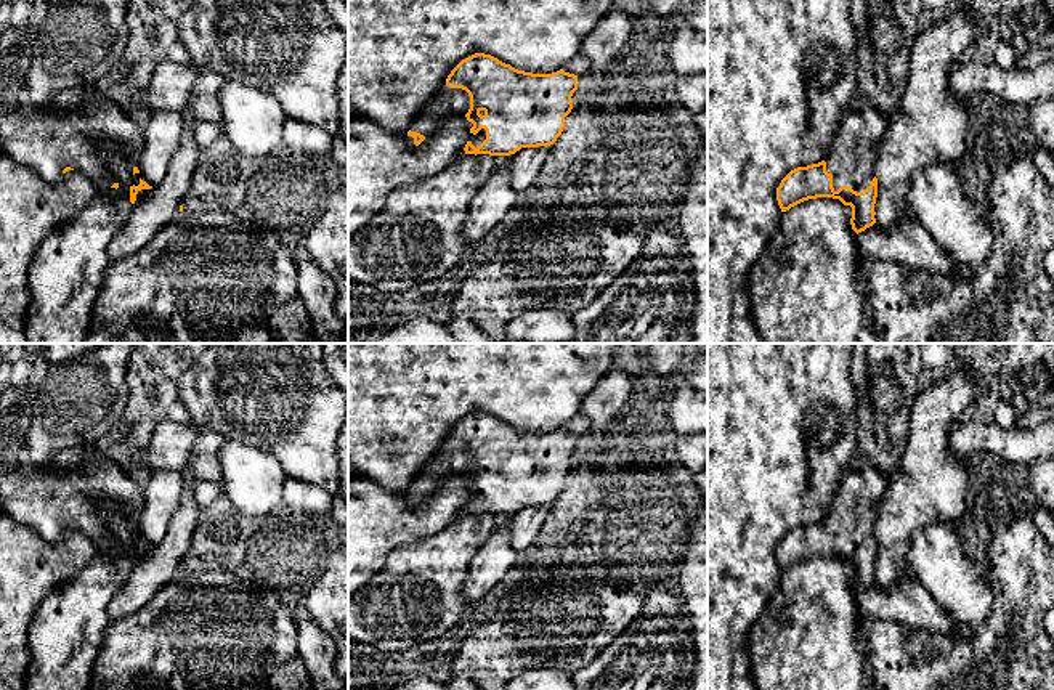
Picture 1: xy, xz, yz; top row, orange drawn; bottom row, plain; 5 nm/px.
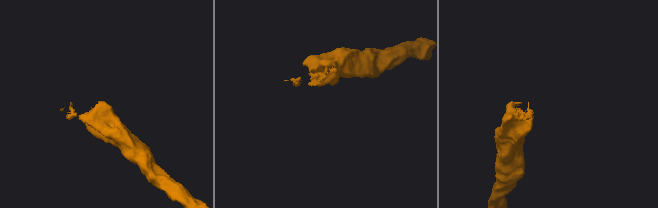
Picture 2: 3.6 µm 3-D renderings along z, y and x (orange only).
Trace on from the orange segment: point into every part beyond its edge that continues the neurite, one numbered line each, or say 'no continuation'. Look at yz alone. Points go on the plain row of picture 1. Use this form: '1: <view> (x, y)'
1: yz (852, 517)

